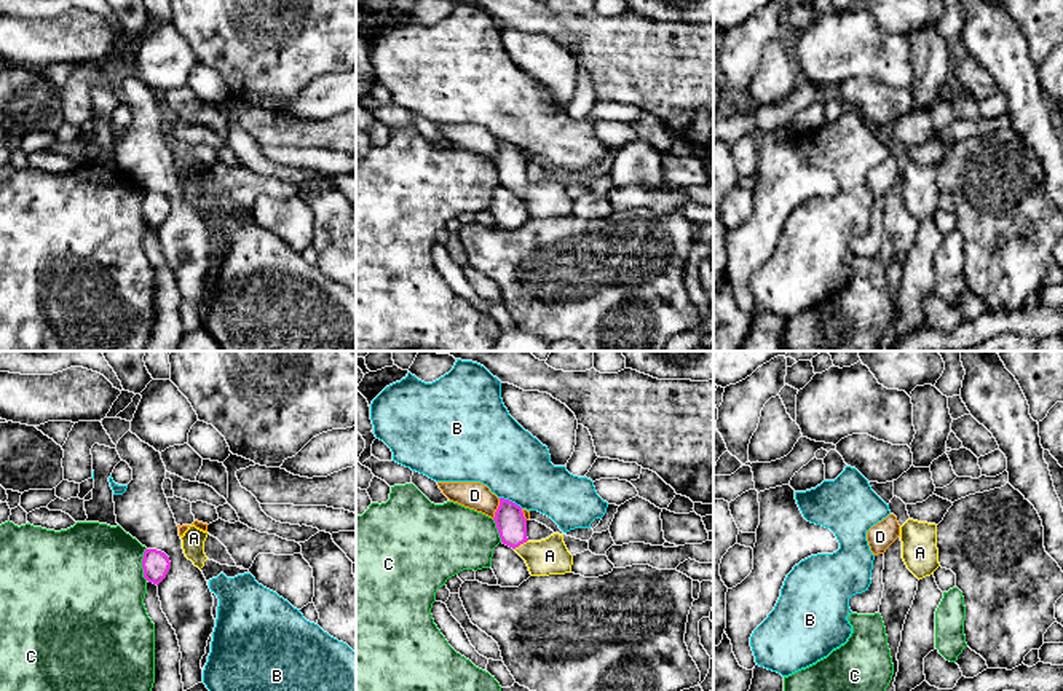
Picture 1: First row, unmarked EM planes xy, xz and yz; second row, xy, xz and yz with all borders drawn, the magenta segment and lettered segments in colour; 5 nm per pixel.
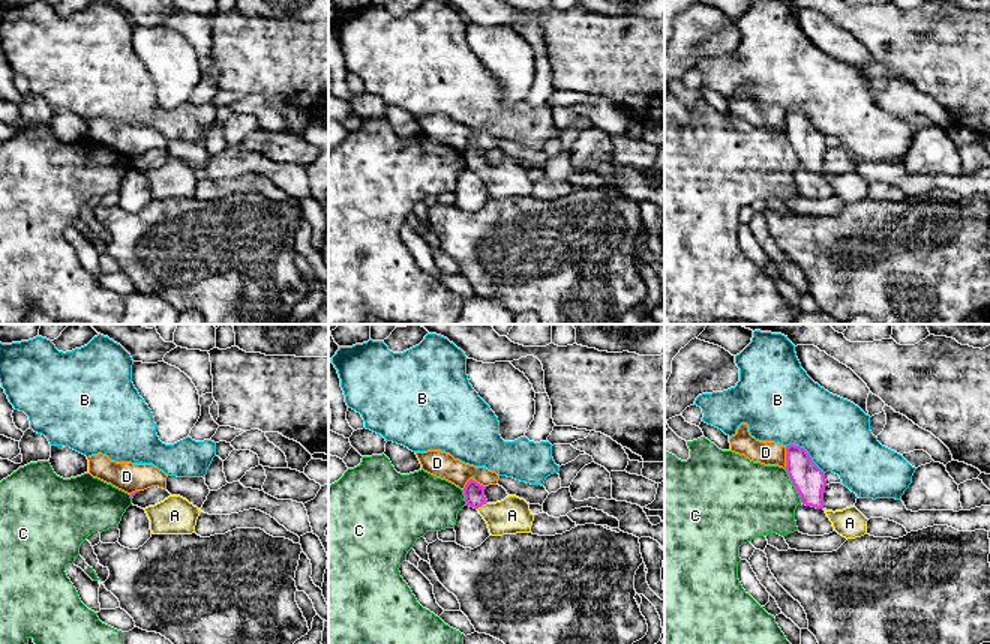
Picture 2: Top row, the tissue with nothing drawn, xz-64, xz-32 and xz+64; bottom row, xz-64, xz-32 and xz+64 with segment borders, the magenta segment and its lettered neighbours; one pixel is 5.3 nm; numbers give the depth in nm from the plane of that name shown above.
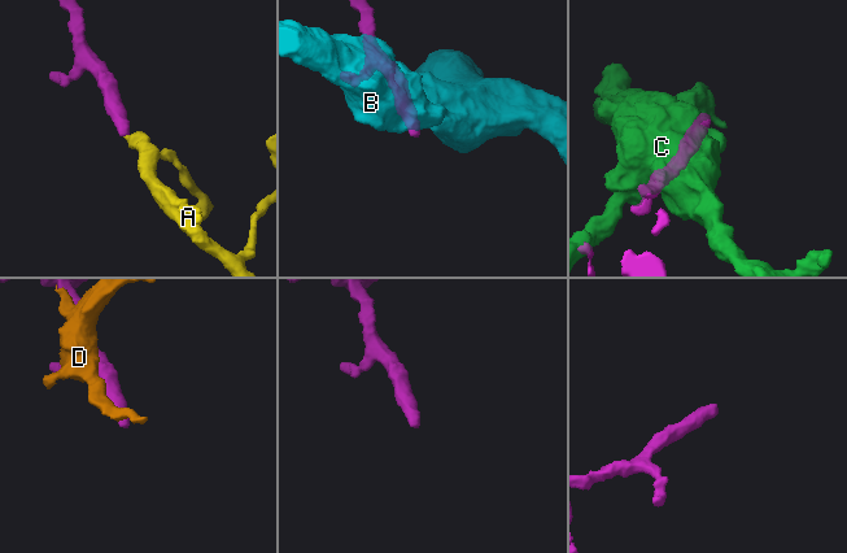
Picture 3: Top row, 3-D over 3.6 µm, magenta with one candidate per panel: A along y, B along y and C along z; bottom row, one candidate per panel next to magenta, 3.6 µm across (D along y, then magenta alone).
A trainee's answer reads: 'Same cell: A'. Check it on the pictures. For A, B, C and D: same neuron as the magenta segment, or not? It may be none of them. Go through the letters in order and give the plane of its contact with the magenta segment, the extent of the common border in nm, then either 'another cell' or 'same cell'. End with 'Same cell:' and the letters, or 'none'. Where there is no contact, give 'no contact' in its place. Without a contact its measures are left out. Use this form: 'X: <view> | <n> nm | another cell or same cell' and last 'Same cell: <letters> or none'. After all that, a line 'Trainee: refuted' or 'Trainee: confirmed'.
A: xz | 90 nm | same cell
B: xz | 130 nm | another cell
C: xy | 170 nm | another cell
D: xz | 110 nm | another cell
Same cell: A
Trainee: confirmed

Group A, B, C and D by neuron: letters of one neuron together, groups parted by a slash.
A / B / C / D

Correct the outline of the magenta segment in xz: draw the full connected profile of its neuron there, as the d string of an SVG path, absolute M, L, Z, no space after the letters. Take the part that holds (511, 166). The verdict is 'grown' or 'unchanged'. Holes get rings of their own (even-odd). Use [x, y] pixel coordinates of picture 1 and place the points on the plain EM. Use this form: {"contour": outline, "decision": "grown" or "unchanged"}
{"contour": "M500 140L493 163L501 185L512 190L525 203L532 219L571 214L573 198L563 185L563 177L554 176L546 182L530 184L527 180L527 161L516 145Z", "decision": "grown"}

